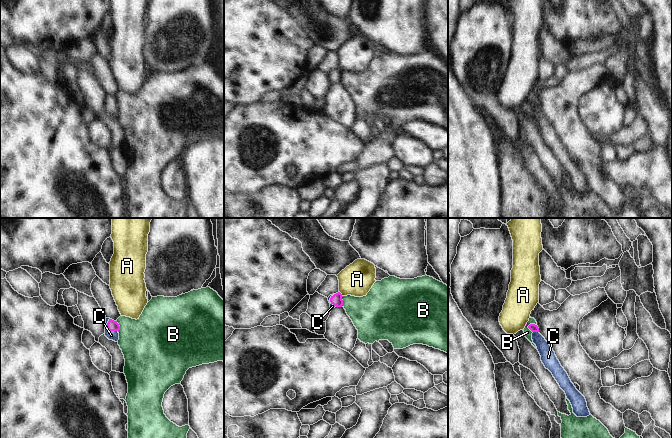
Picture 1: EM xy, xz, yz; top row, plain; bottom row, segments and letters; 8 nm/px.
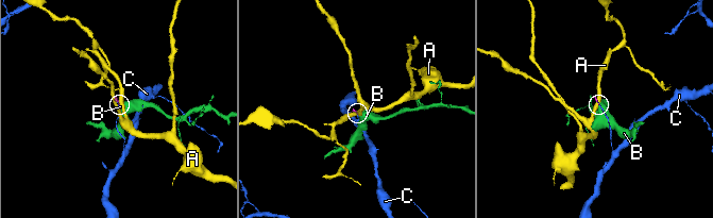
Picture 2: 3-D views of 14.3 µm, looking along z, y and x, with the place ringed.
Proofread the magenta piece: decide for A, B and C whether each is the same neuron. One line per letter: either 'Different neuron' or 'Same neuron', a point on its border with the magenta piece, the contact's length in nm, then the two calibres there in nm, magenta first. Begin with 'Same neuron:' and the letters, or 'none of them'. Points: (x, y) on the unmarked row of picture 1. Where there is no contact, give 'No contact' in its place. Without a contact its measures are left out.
Same neuron: C
A: Different neuron. Touches magenta at xz (341, 70). Shared border 50 nm. Thickness 90 nm (magenta) against 260 nm
B: Different neuron. Touches magenta at yz (528, 103). Shared border 90 nm. Thickness 60 nm (magenta) against 60 nm
C: Same neuron. Touches magenta at xy (108, 105). Shared border 130 nm. Thickness 90 nm (magenta) against 80 nm

